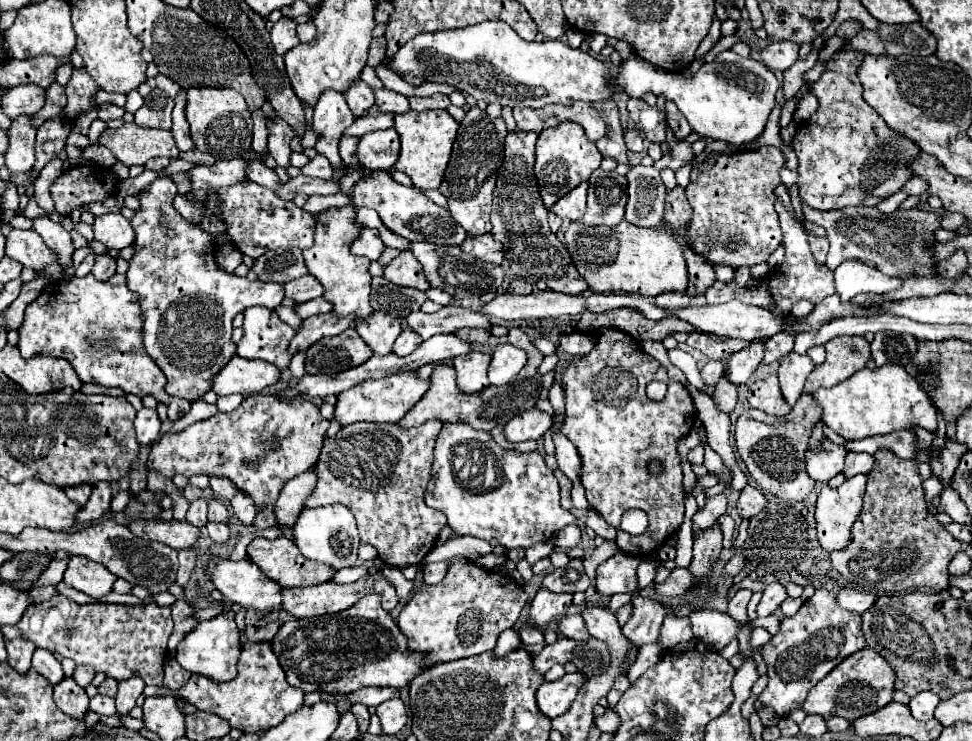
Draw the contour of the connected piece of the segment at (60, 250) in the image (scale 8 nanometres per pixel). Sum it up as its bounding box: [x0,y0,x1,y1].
[33,216,75,270]

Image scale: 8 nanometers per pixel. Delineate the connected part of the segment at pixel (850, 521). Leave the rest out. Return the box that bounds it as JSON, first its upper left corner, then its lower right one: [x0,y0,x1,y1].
[815,474,867,554]

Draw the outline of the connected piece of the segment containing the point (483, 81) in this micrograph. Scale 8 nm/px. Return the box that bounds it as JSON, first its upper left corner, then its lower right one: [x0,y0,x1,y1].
[383,20,613,108]

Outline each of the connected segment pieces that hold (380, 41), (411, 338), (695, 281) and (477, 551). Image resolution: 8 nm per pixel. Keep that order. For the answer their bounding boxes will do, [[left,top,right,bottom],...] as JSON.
[[367,36,387,68],[393,328,423,356],[683,246,715,290],[425,536,493,564]]

